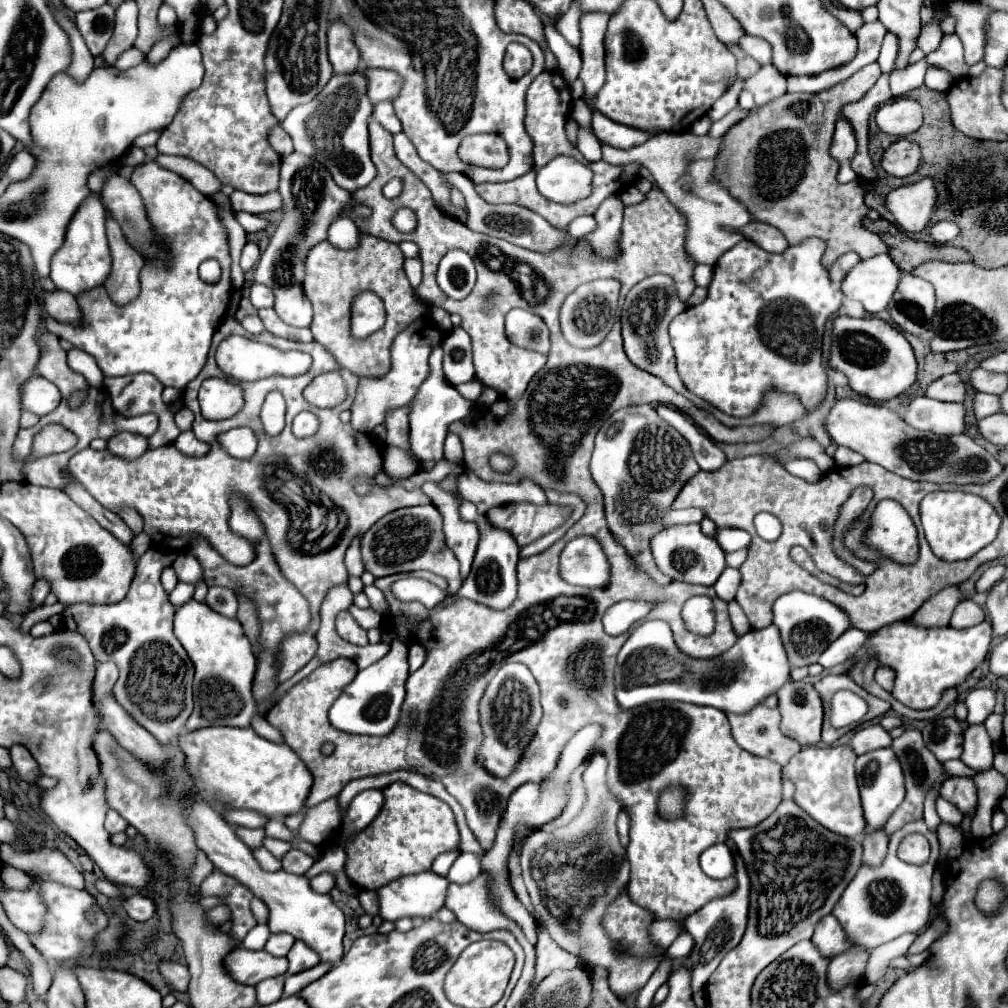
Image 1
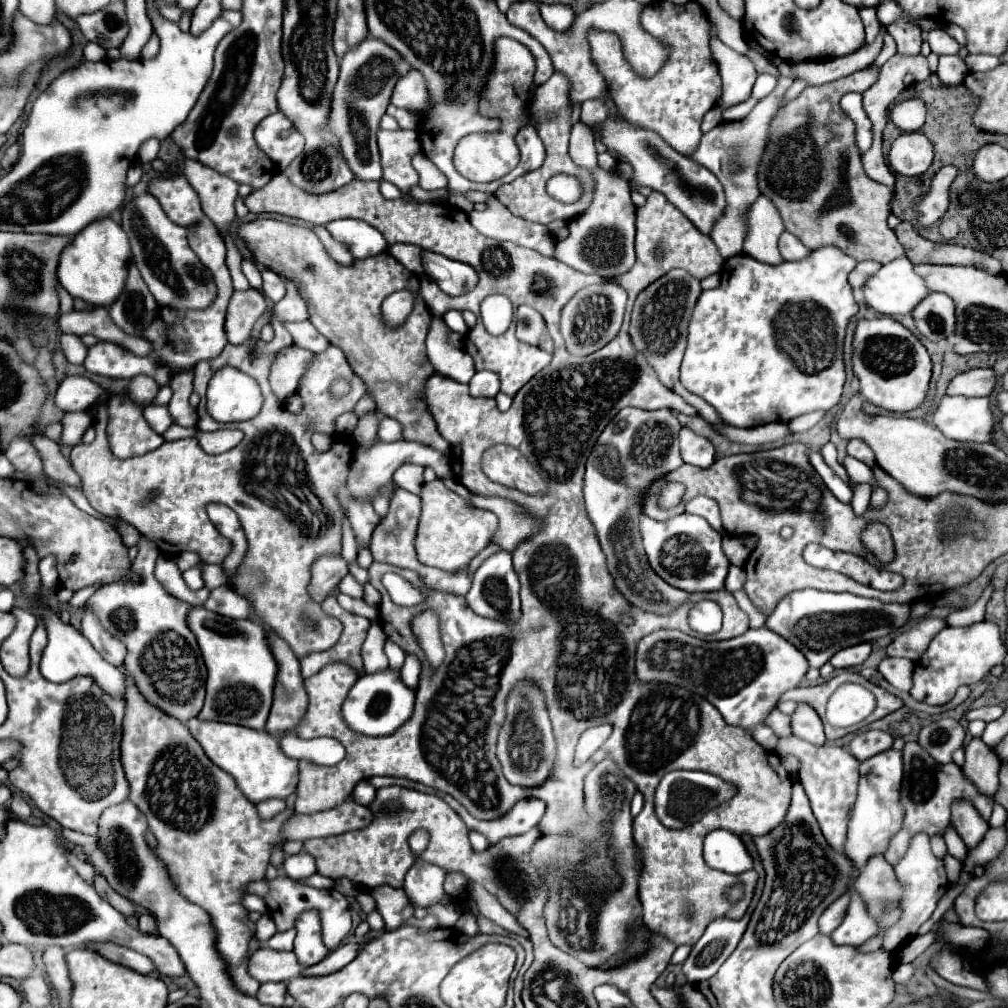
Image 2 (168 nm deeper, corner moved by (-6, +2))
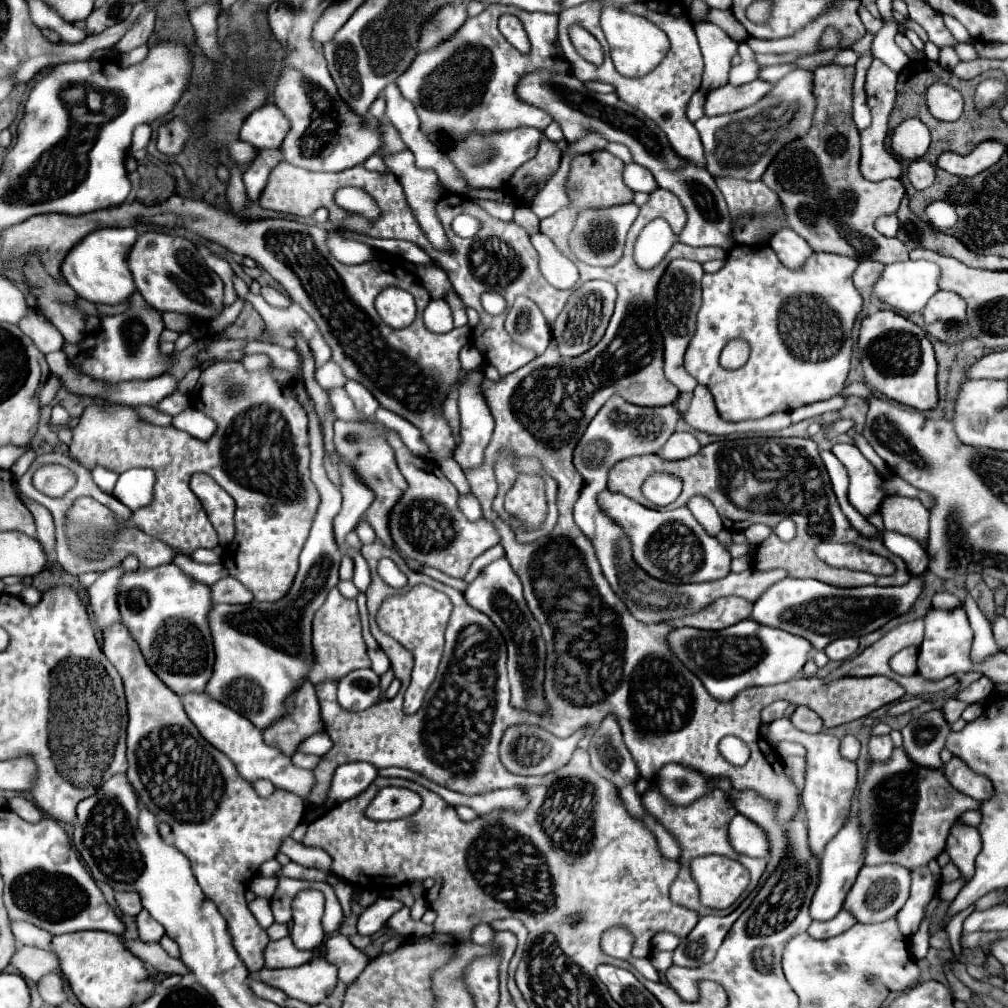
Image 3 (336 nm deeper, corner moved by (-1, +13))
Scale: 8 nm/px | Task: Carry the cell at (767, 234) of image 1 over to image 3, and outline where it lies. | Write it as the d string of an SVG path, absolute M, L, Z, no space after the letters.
M783 228L781 232L777 232L769 240L769 246L775 250L777 258L787 268L801 268L805 264L805 260L813 254L811 246L799 234L795 234L791 228Z

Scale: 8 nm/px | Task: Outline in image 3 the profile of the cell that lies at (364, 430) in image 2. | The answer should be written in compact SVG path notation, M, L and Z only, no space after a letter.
M347 380L345 382L345 390L347 394L351 396L351 400L355 402L355 408L361 410L363 416L373 416L375 410L379 408L379 402L371 396L371 392L365 390L365 386L361 386L359 382L353 382L353 380Z

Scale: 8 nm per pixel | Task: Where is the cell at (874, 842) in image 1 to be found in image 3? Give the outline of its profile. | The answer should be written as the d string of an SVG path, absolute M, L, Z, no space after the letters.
M879 864L879 866L863 866L853 888L849 890L843 908L849 910L857 922L863 924L875 924L875 922L885 922L893 918L909 898L909 884L911 876L909 870L897 864Z

